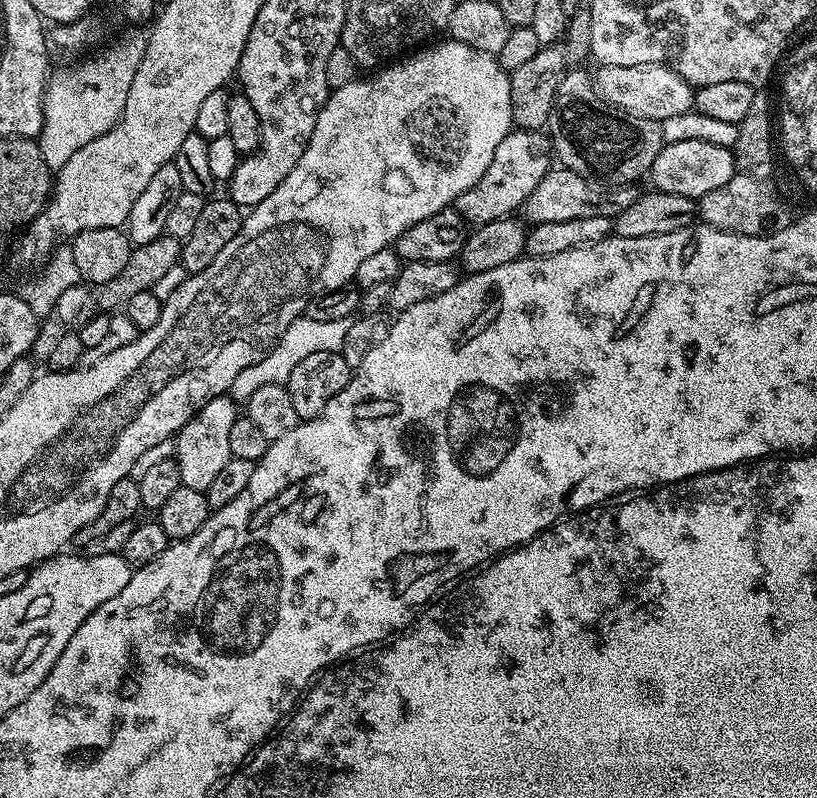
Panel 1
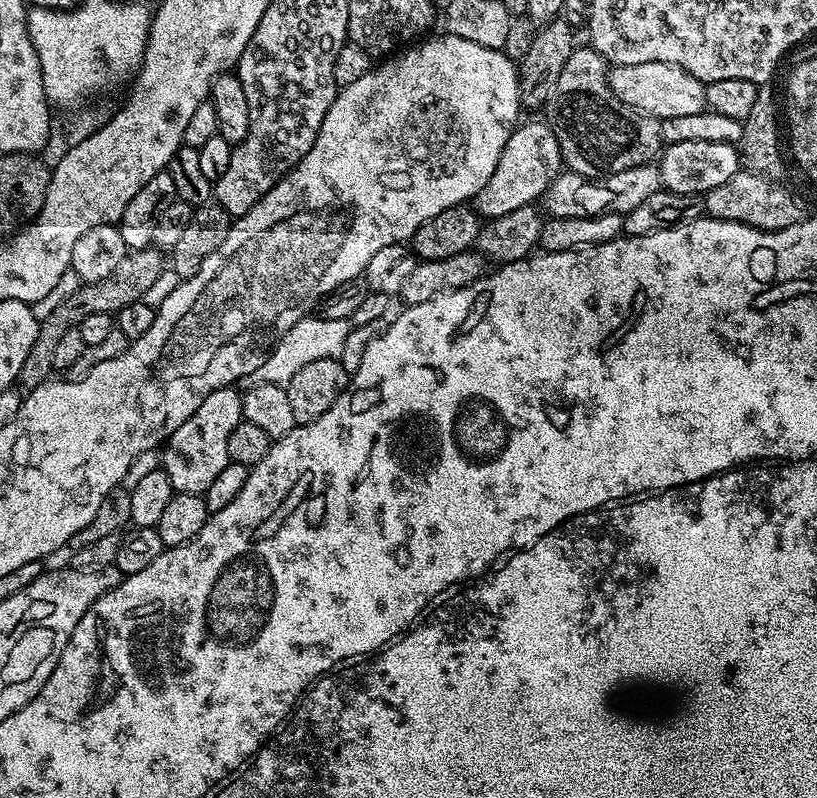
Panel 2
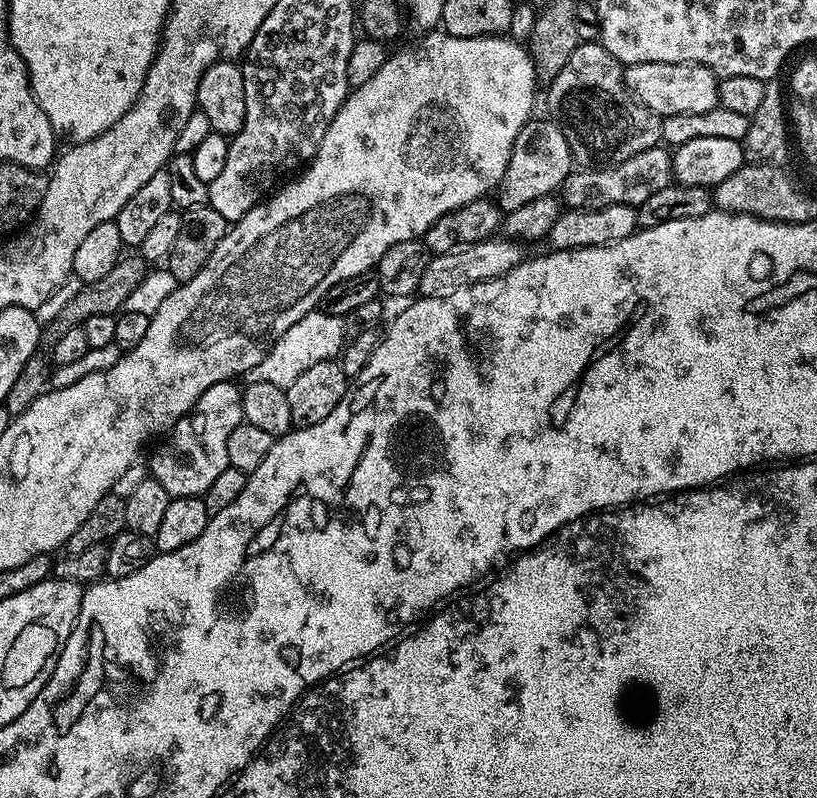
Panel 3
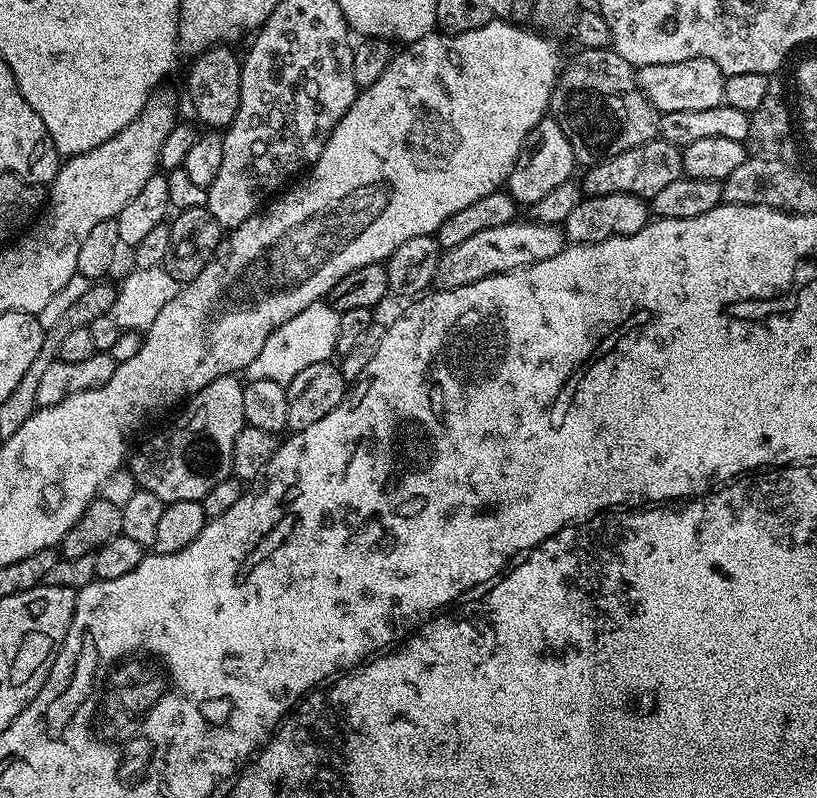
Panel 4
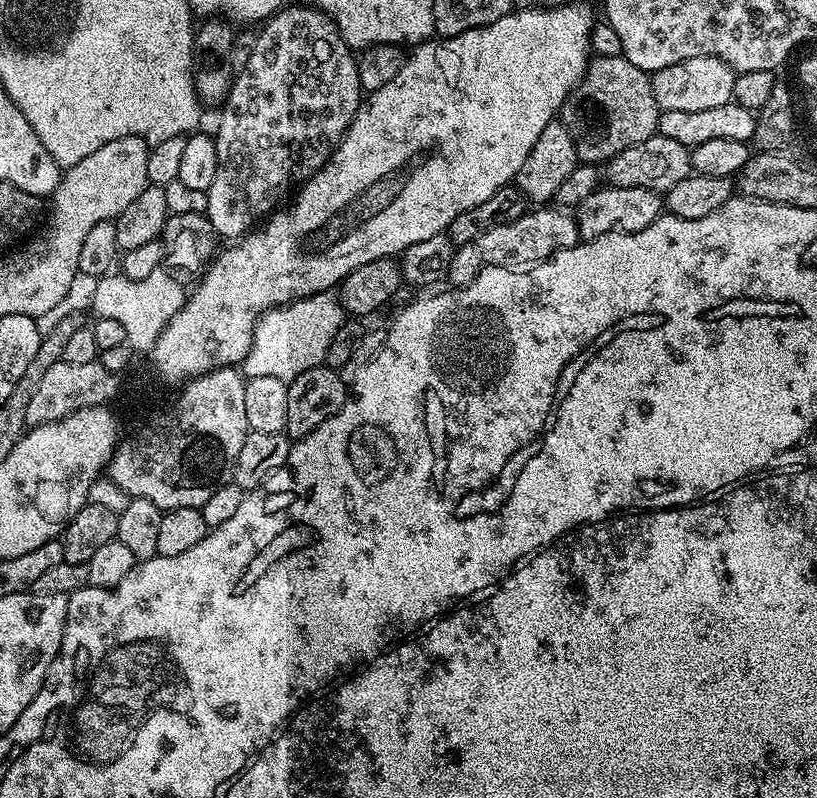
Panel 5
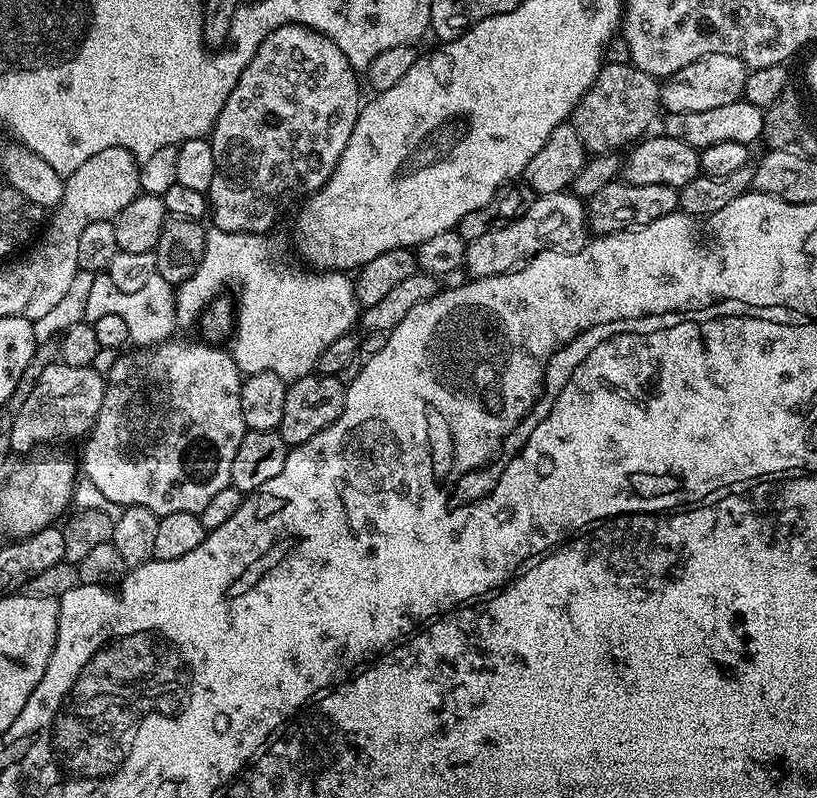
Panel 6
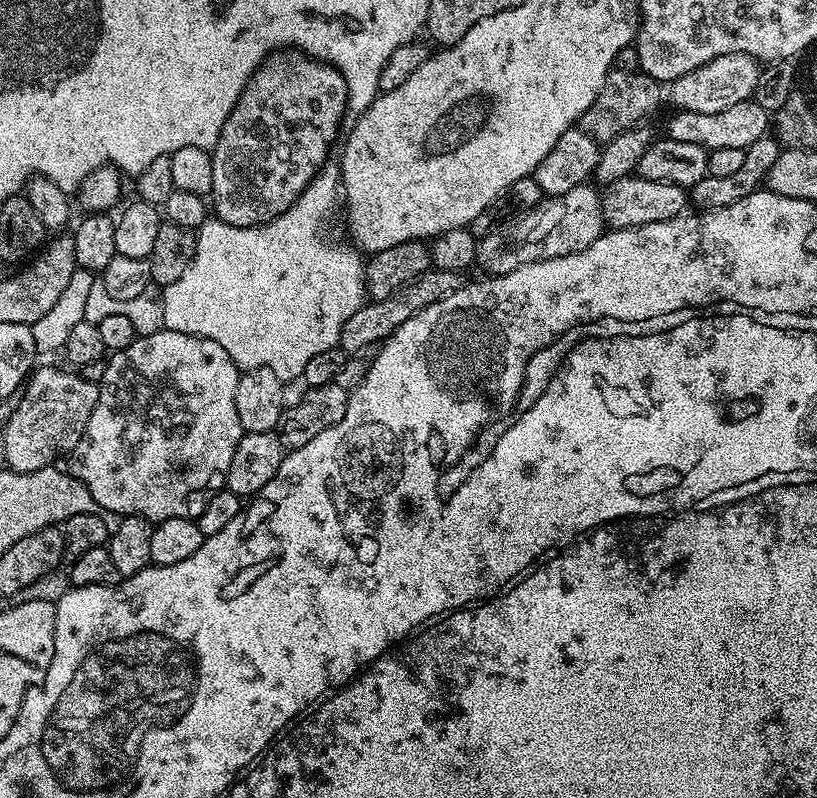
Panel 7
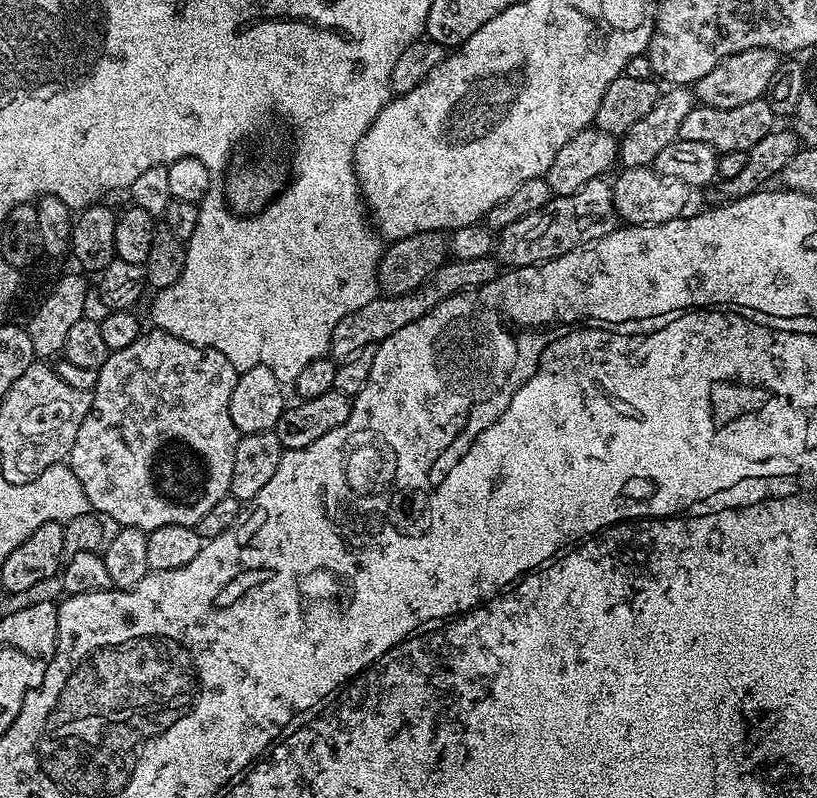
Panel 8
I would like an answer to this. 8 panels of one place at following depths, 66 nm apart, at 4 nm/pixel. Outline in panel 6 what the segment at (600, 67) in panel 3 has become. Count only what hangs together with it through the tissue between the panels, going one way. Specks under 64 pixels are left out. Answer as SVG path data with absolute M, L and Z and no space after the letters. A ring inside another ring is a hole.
M605 63L597 74L595 82L590 86L590 90L586 90L586 94L578 102L578 106L570 117L570 122L574 126L578 138L582 138L585 153L619 153L621 150L637 143L651 129L648 127L655 122L656 115L658 115L657 120L661 115L660 85L661 81L657 77L638 70L632 64Z

